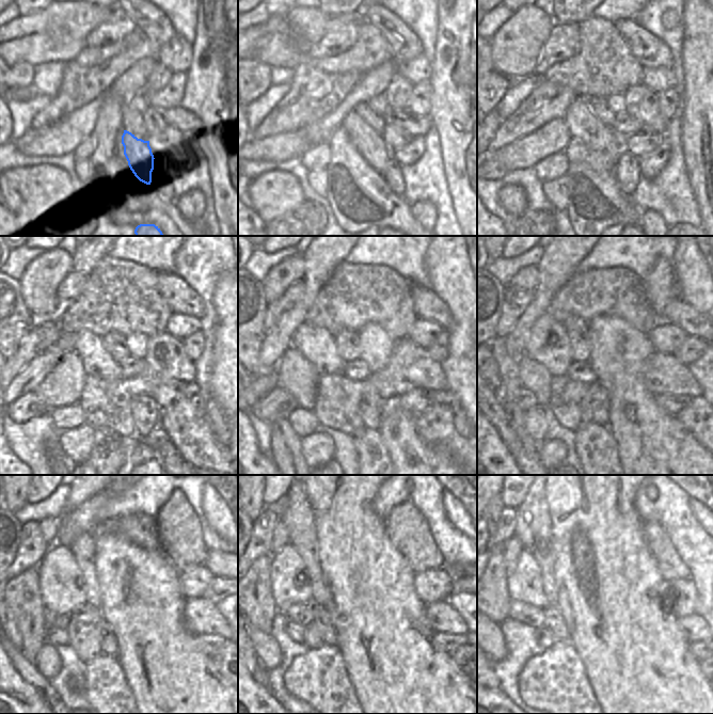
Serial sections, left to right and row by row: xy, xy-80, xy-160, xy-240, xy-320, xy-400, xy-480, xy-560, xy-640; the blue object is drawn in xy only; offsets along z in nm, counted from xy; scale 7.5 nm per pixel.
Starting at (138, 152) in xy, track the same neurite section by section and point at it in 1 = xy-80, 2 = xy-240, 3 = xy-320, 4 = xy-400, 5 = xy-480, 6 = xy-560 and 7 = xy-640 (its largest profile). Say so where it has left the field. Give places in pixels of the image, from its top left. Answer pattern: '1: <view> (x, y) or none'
1: xy-80 (370, 144)
2: xy-240 (97, 362)
3: xy-320 (316, 344)
4: xy-400 (549, 345)
5: xy-480 (61, 583)
6: xy-560 (290, 584)
7: xy-640 (525, 583)

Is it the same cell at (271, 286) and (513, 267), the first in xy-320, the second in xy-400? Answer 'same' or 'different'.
different

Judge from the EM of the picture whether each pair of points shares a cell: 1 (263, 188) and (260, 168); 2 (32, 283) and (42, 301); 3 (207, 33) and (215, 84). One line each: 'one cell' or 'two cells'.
1: two cells
2: one cell
3: one cell

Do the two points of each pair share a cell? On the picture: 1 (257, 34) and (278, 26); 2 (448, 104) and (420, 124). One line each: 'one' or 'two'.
1: two
2: two

